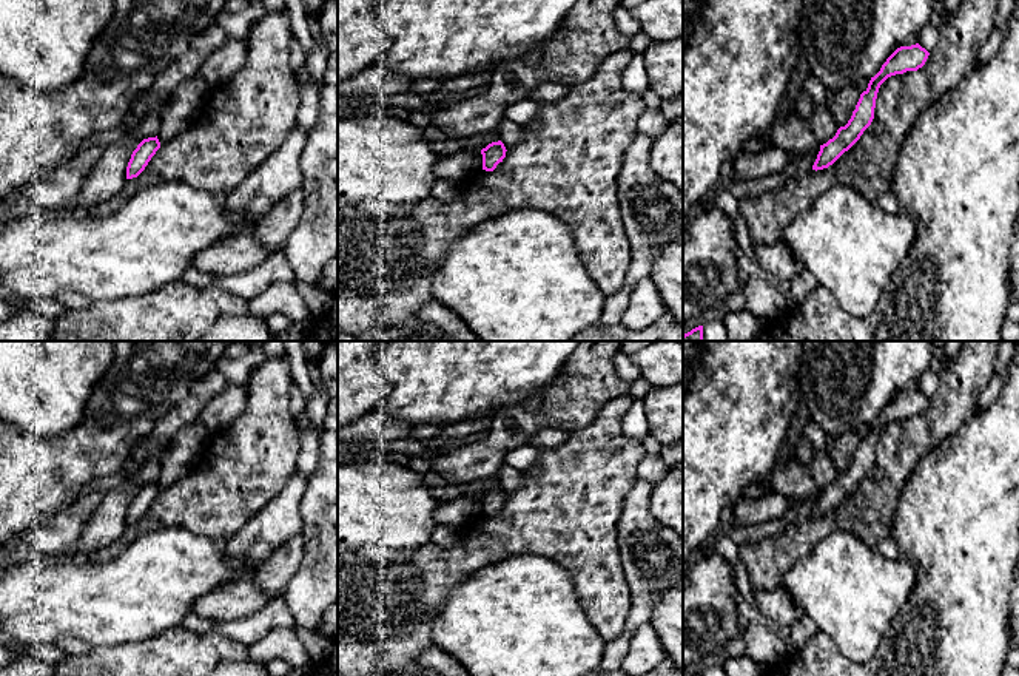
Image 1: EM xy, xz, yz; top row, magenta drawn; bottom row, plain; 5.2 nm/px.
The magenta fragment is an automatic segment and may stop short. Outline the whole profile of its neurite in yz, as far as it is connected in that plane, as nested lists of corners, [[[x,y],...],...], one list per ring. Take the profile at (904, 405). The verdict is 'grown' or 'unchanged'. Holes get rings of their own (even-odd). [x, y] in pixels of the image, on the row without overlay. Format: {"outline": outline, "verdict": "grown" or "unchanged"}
{"outline": [[[919,389],[897,394],[882,411],[880,417],[871,423],[848,469],[840,472],[832,485],[820,491],[812,515],[828,514],[860,485],[874,465],[877,438],[888,423],[917,417],[925,411],[928,401],[930,398]]], "verdict": "unchanged"}

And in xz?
{"outline": [[[501,486],[489,489],[481,495],[483,515],[493,517],[499,508],[506,503],[506,492]]], "verdict": "unchanged"}

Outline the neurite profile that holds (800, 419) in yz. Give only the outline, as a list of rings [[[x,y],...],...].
[[[800,398],[786,434],[786,441],[783,443],[782,451],[777,457],[777,466],[785,465],[788,460],[795,457],[795,444],[802,438],[803,429],[806,428],[808,421],[809,411],[805,401]]]

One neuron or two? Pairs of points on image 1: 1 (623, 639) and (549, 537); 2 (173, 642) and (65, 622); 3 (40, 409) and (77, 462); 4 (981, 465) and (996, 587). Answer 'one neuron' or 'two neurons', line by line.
1: two neurons
2: two neurons
3: two neurons
4: one neuron

